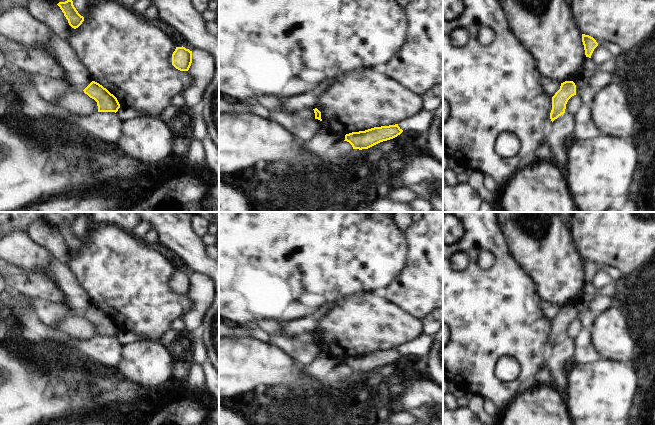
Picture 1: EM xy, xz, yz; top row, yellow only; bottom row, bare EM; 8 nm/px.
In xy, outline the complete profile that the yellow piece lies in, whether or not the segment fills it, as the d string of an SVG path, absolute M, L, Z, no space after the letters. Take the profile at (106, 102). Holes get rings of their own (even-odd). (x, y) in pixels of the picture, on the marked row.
M92 81L83 91L97 102L98 112L116 113L120 108L117 98L95 81Z

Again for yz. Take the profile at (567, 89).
M573 81L561 83L560 89L552 97L552 110L550 113L552 122L565 113L566 104L574 95L576 95L576 85Z

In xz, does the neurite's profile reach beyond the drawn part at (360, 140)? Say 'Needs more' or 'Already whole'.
Already whole.

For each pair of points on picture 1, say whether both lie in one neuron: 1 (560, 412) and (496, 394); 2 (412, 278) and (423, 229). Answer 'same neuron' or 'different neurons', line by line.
1: different neurons
2: same neuron

